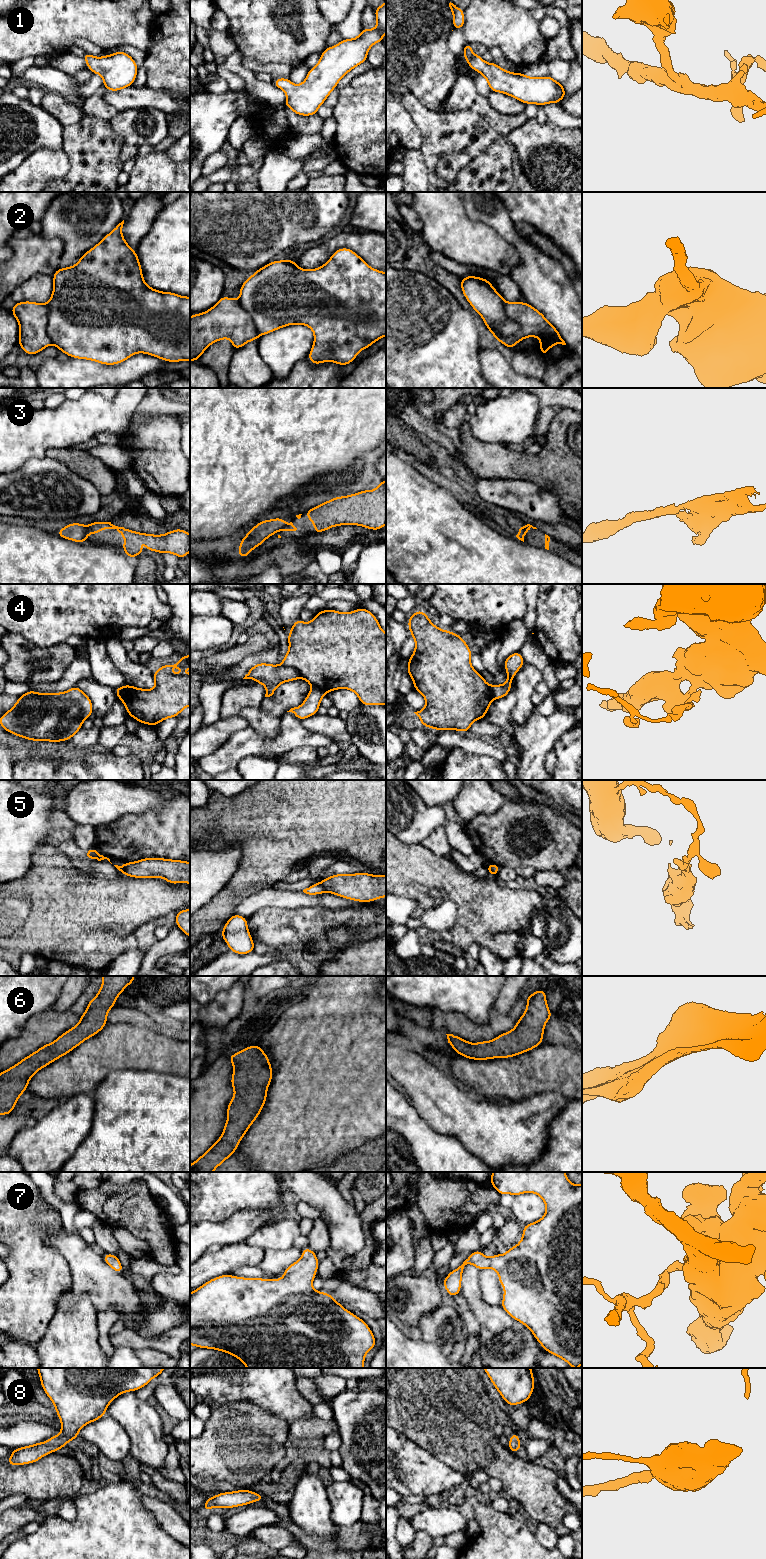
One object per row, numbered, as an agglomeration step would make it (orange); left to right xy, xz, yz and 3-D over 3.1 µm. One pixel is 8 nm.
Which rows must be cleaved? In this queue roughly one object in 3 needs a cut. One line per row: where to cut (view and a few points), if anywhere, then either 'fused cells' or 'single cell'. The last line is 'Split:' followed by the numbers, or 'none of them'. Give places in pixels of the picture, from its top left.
1: cut none; single cell
2: cut yz (506, 302), (505, 315), (518, 325), (518, 330), (503, 337); fused cells
3: cut xy (88, 526), (87, 533); fused cells
4: cut xz (282, 664), (293, 667), (300, 677); fused cells
5: cut xy (125, 864), (123, 873); fused cells
6: cut none; single cell
7: cut none; single cell
8: cut none; single cell
Split: 2, 3, 4, 5

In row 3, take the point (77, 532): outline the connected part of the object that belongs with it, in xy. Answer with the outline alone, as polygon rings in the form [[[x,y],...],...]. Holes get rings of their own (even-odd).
[[[69,523],[55,534],[67,540],[85,543],[88,535],[87,528],[88,526],[84,526],[82,523]]]

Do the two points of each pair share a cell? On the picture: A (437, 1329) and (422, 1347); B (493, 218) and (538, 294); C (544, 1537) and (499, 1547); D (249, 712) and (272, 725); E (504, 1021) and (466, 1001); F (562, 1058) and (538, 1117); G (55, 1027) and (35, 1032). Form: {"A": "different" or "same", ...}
{"A": "different", "B": "same", "C": "different", "D": "same", "E": "different", "F": "different", "G": "same"}

